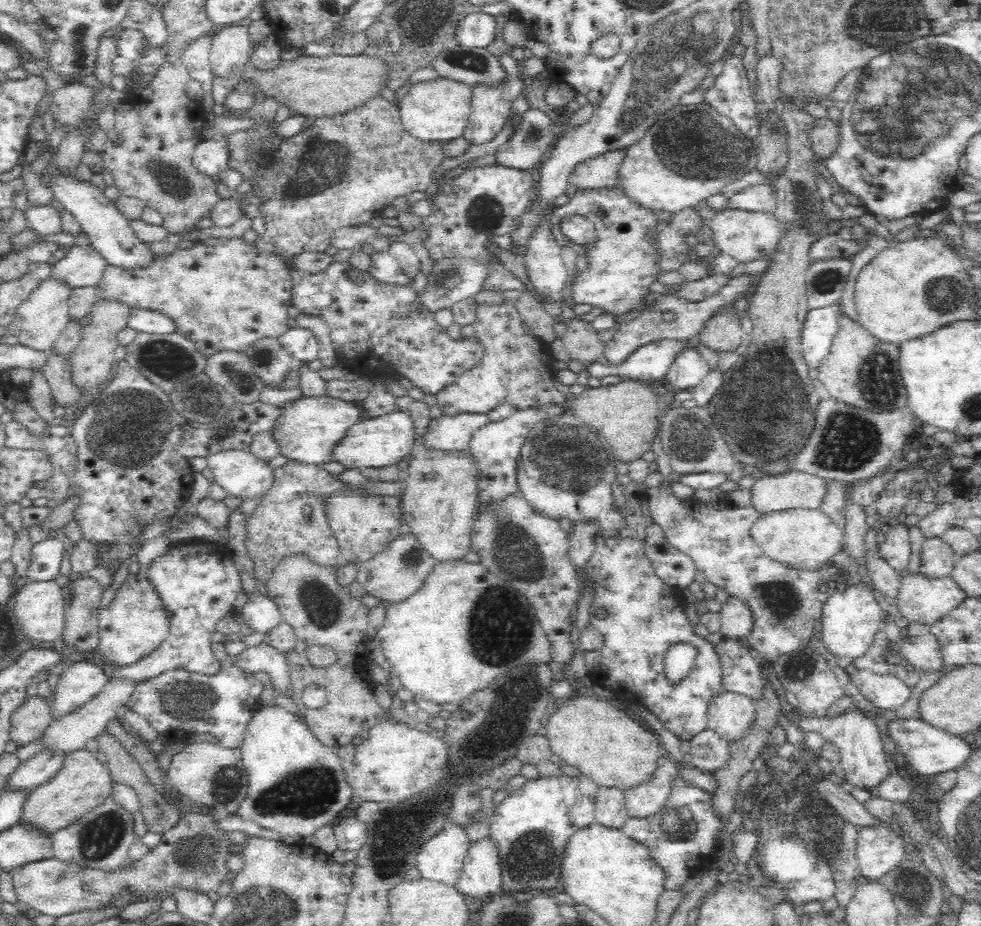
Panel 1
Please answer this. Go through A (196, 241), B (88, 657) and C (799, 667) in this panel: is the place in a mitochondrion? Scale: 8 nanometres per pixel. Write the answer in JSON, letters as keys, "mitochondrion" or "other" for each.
{"A":"other","B":"other","C":"mitochondrion"}

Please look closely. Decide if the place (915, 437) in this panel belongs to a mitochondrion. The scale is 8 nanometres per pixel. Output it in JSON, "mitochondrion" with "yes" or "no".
{"mitochondrion":"no"}

